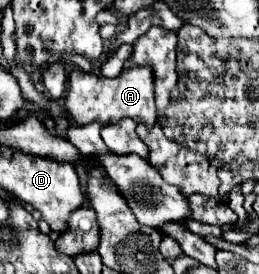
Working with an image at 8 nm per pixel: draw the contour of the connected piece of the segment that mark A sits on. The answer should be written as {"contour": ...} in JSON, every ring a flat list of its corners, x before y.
{"contour":[[80,68,68,74,68,88,64,94,66,112,80,126,100,120,102,124,116,124,122,118,132,118,134,122,142,122,148,128,156,124,156,106,152,96,152,70,150,68,130,68,124,70,118,78,108,80,100,74,82,72]]}

